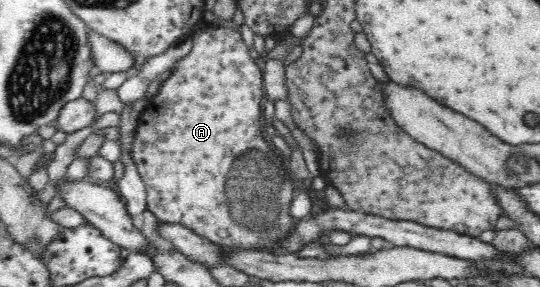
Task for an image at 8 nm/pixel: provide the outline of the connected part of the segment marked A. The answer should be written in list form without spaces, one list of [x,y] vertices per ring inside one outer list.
[[[206,25],[192,36],[192,48],[190,52],[176,62],[176,71],[163,83],[159,94],[150,100],[150,105],[139,116],[135,127],[135,138],[131,144],[132,159],[137,166],[139,175],[144,181],[147,192],[147,209],[154,213],[156,219],[162,223],[182,224],[192,232],[211,240],[212,243],[228,249],[254,249],[268,251],[270,253],[286,253],[283,250],[283,242],[295,229],[297,220],[290,215],[293,196],[301,187],[297,180],[293,180],[287,160],[282,160],[277,154],[277,148],[272,149],[262,135],[264,125],[265,89],[262,70],[254,62],[240,31],[224,26]]]

